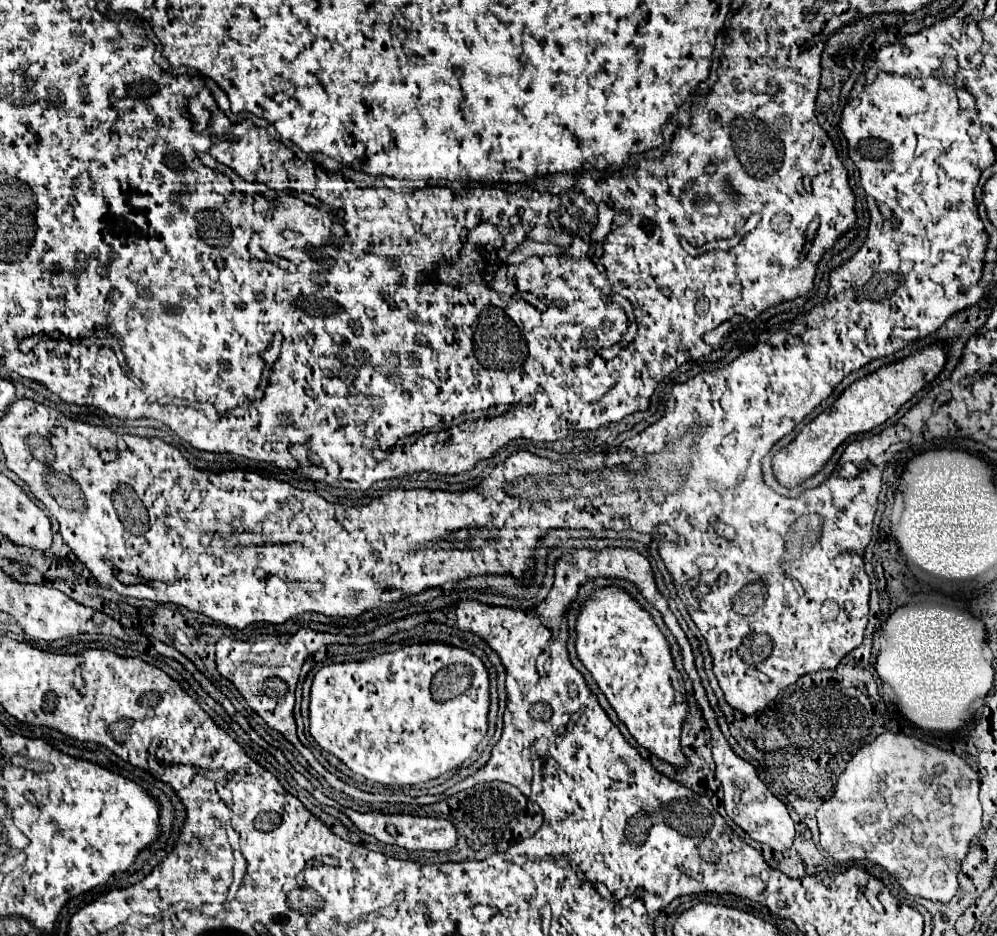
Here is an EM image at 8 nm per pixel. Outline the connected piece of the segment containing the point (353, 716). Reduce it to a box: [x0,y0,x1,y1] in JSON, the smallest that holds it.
[309,640,489,786]

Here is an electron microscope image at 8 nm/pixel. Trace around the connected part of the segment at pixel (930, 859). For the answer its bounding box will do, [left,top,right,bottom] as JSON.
[817,732,981,902]

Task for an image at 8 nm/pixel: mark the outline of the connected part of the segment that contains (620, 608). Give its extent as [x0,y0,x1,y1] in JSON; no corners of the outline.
[575,586,689,766]

